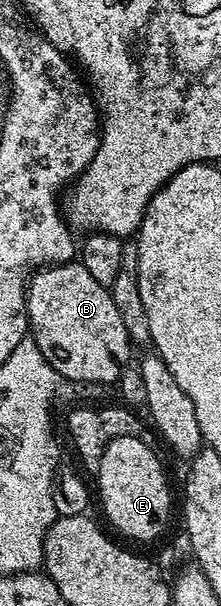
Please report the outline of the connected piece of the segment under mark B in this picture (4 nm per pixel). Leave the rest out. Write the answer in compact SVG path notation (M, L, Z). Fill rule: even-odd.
M81 262L47 266L30 277L27 323L41 354L45 354L64 381L114 385L128 367L133 345L111 297L111 289L96 282Z

